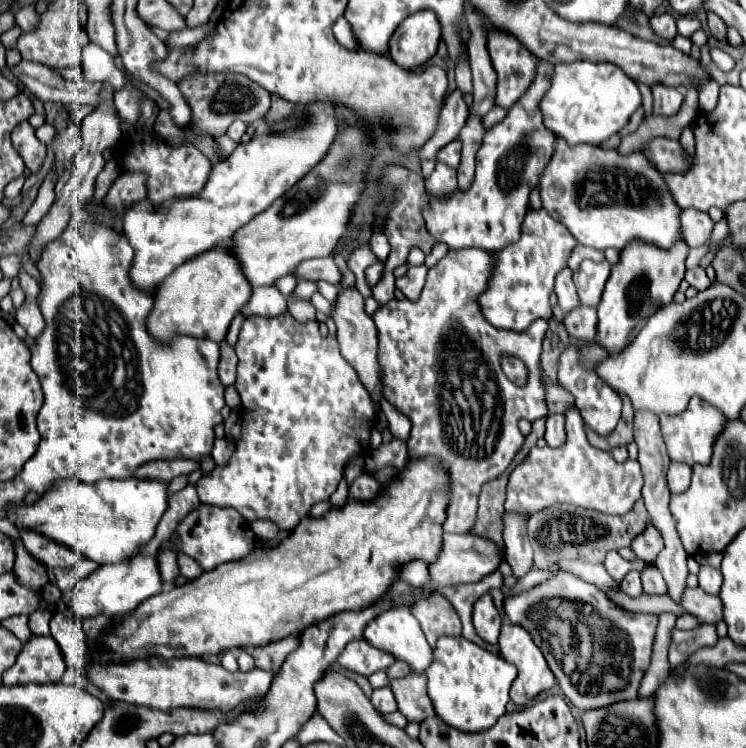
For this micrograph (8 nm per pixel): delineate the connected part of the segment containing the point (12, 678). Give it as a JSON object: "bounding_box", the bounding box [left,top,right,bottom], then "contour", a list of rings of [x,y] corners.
{"bounding_box":[4,636,66,684],"contour":[[[32,636],[20,650],[16,664],[4,672],[4,684],[58,682],[66,670],[62,650],[52,636]]]}

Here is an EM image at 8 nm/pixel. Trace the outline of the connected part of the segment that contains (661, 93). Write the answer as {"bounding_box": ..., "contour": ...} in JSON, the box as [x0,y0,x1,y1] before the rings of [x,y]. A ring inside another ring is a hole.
{"bounding_box":[652,84,684,116],"contour":[[[658,84],[652,86],[652,94],[654,94],[654,114],[672,116],[680,110],[684,102],[684,94],[680,92],[680,88],[666,88]]]}

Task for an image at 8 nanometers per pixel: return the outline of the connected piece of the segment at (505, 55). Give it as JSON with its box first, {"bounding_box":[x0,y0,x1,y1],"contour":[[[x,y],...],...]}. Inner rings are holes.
{"bounding_box":[488,32,536,110],"contour":[[[508,32],[488,34],[488,52],[498,76],[496,106],[508,110],[532,82],[536,56]]]}

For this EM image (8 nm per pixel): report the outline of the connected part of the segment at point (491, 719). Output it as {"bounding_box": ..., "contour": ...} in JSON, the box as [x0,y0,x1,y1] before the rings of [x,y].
{"bounding_box":[426,636,516,732],"contour":[[[442,636],[434,648],[432,664],[426,668],[428,696],[436,714],[450,726],[462,732],[482,732],[496,724],[506,712],[510,701],[512,680],[516,678],[514,664],[508,664],[500,654],[494,654],[464,636]]]}

